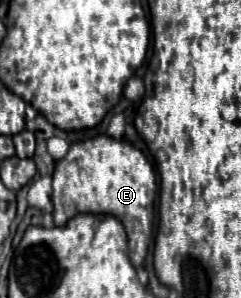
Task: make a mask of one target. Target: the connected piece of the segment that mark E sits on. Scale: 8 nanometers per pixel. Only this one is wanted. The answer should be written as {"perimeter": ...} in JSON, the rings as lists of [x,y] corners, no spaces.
{"perimeter":[[[98,135],[94,139],[74,143],[66,157],[56,163],[52,187],[54,223],[58,227],[66,225],[78,213],[112,215],[126,227],[132,265],[138,269],[144,263],[152,237],[156,177],[142,151],[138,151],[128,141],[114,141],[108,135]]]}

